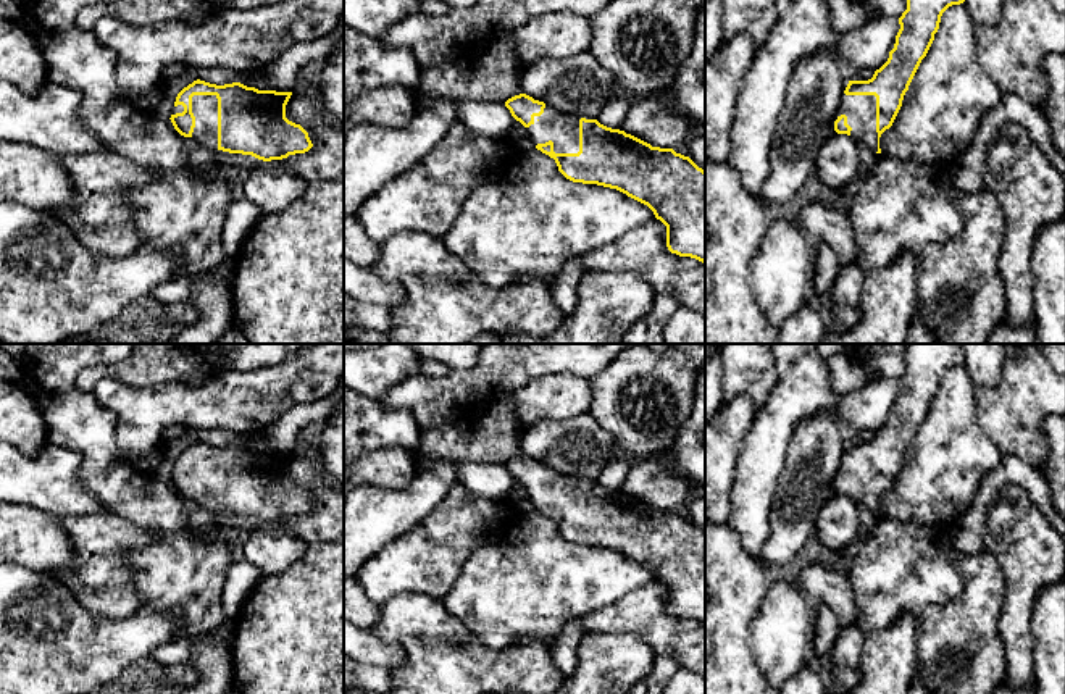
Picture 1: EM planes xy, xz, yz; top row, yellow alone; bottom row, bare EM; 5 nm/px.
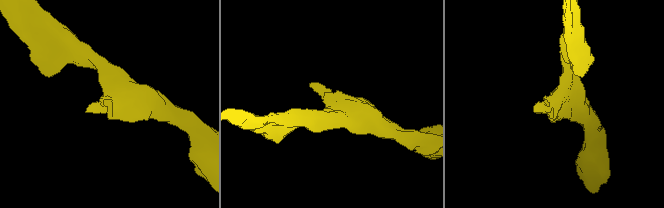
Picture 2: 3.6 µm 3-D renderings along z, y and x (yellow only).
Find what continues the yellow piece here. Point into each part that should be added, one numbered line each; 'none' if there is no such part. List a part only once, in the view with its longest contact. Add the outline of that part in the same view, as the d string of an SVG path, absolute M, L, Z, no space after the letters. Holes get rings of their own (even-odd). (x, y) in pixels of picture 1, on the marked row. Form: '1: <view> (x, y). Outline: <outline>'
1: xy (204, 107). Outline: M194 95L192 113L195 128L192 139L208 148L211 153L218 150L218 98L216 95Z

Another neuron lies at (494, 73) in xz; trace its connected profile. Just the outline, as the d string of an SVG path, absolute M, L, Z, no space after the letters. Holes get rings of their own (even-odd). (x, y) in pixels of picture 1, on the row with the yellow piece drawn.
M568 11L549 13L537 16L510 36L492 39L484 48L470 48L460 52L452 60L434 68L420 71L418 92L431 97L445 97L457 102L507 102L508 98L523 94L521 76L528 65L539 60L570 58L589 50L592 29L589 18L574 16Z

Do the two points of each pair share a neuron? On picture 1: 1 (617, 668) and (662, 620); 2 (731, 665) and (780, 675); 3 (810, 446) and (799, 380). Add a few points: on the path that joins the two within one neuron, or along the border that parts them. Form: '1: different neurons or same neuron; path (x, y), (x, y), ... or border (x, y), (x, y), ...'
1: different neurons; border (605, 633), (636, 635), (655, 656)
2: different neurons; border (749, 636), (754, 660), (767, 677)
3: different neurons; border (836, 415), (818, 412), (804, 418), (786, 452)

